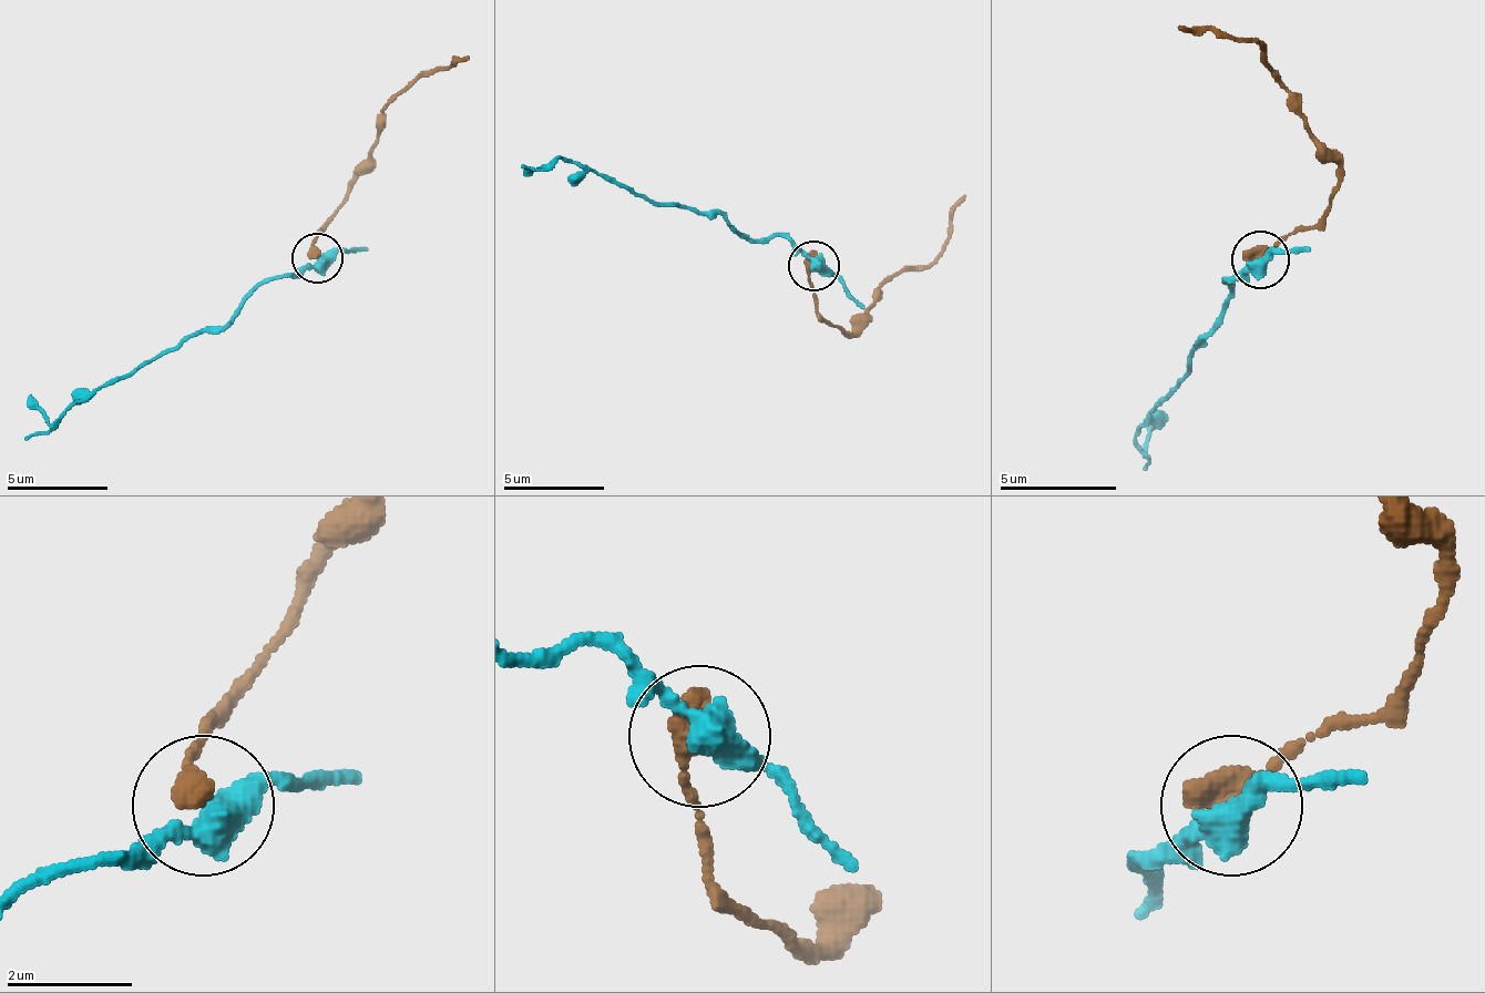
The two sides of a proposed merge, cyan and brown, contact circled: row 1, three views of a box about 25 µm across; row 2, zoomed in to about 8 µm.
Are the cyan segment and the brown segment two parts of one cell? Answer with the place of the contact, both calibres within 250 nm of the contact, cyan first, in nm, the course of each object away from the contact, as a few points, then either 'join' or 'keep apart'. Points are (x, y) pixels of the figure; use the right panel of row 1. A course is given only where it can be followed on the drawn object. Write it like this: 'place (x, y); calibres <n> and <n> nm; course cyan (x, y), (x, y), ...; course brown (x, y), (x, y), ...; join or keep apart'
place (1260, 259); calibres 440 and 460 nm; course cyan (1261, 258), (1227, 282), (1232, 299), (1204, 339), (1191, 369), (1133, 444), (1145, 444), (1157, 416); course brown (1261, 258), (1308, 228), (1325, 212), (1338, 159), (1308, 130), (1291, 94), (1256, 42), (1180, 24); keep apart

